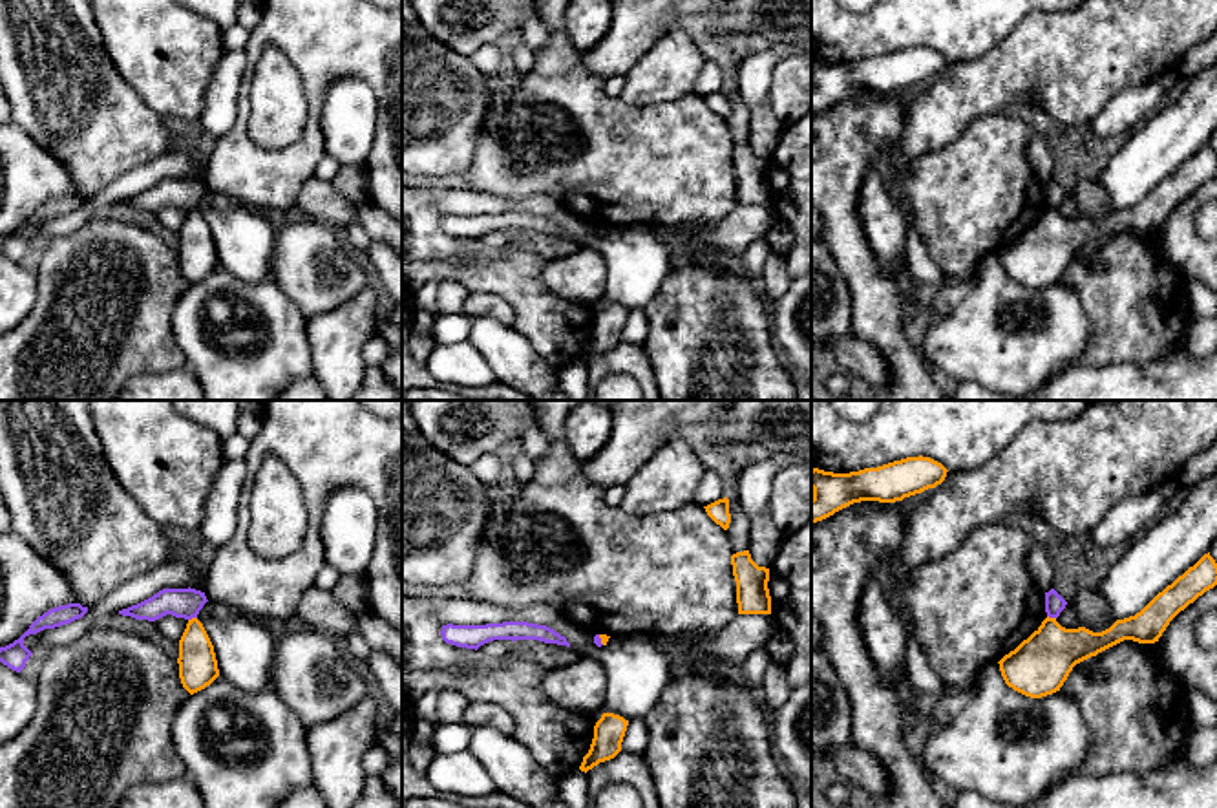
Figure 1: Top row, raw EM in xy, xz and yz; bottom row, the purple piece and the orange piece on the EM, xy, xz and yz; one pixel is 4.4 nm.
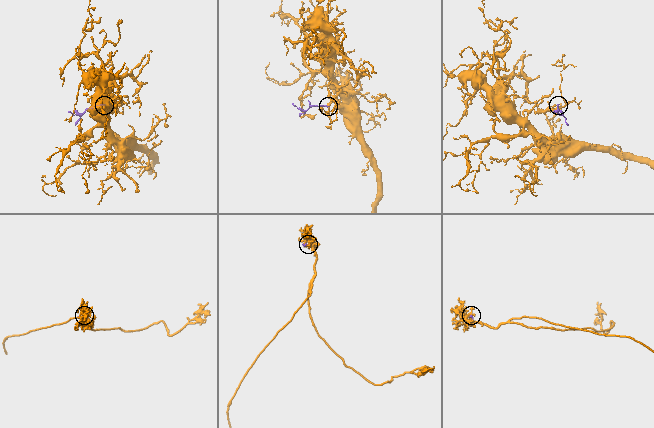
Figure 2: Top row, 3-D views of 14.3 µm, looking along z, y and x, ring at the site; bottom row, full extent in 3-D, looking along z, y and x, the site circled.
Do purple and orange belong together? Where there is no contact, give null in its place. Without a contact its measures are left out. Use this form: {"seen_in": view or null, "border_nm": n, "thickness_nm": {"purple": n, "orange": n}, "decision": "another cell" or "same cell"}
{"seen_in": "xy", "border_nm": 40, "thickness_nm": {"purple": 130, "orange": 180}, "decision": "another cell"}

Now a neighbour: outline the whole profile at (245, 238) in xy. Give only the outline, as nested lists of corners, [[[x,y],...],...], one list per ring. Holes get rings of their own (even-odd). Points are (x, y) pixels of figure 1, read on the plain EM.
[[[206,192],[197,205],[216,243],[219,267],[245,283],[272,280],[276,221],[228,196]]]

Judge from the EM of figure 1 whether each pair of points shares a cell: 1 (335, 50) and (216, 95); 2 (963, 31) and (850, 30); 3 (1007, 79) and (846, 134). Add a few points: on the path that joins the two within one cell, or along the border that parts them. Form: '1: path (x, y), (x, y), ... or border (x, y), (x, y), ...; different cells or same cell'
1: border (243, 50), (245, 77), (229, 128); different cells
2: path (936, 30), (878, 30); same cell
3: border (910, 105), (907, 130), (898, 152); different cells

